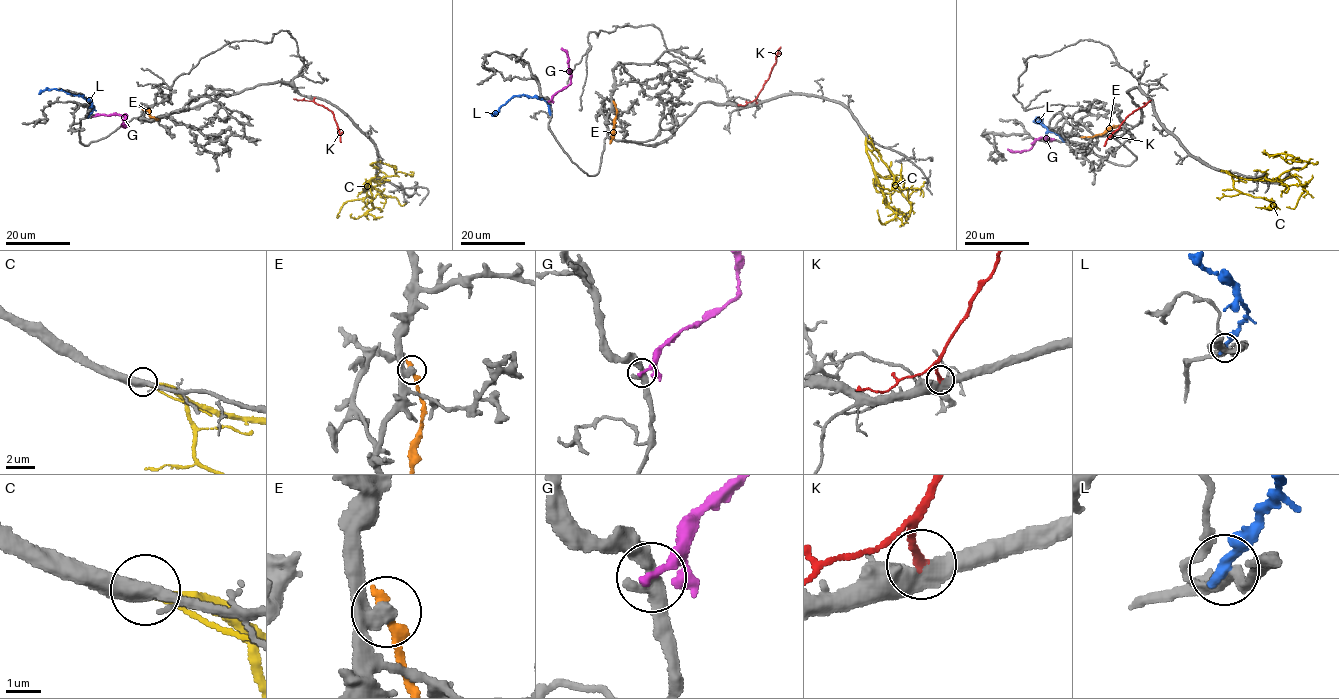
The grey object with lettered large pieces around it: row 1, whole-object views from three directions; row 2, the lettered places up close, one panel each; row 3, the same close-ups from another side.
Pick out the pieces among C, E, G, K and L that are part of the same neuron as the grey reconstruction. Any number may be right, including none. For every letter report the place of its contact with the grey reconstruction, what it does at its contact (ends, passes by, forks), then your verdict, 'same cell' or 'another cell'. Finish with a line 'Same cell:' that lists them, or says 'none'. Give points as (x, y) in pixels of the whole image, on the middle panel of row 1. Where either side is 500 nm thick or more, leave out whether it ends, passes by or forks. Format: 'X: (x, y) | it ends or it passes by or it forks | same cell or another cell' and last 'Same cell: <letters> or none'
C: (866, 138) | it ends | same cell
E: (614, 103) | it ends | another cell
G: (549, 101) | it ends | another cell
K: (756, 103) | same cell
L: (550, 114) | it ends | another cell
Same cell: C, K

